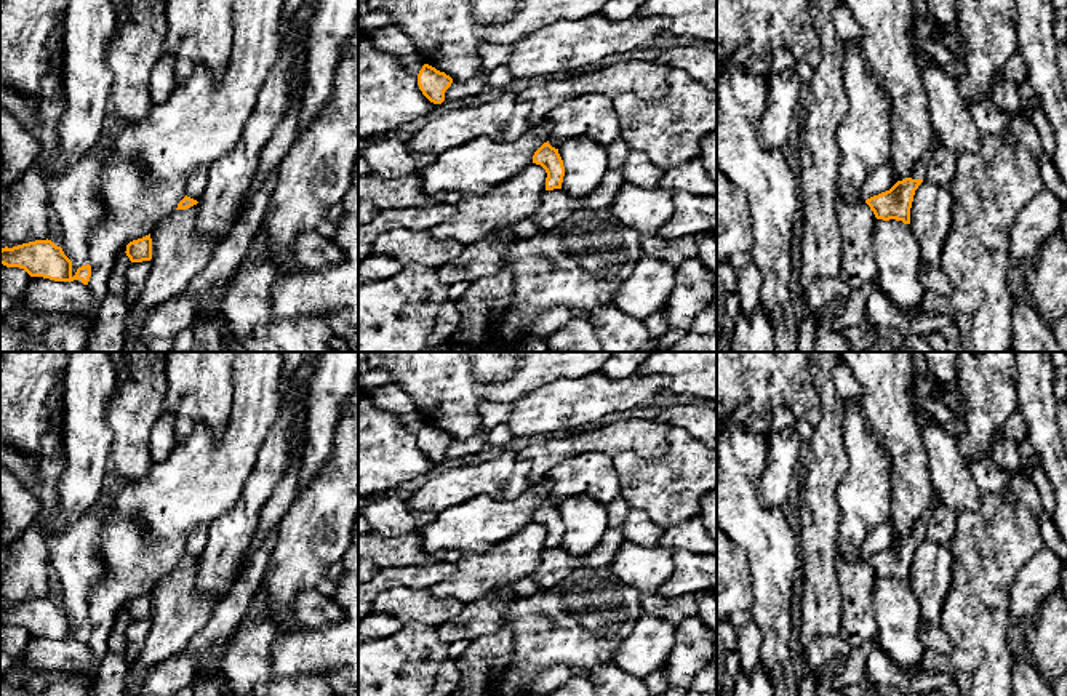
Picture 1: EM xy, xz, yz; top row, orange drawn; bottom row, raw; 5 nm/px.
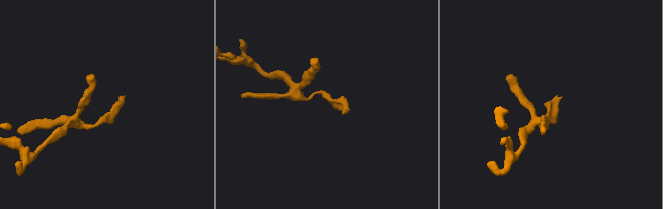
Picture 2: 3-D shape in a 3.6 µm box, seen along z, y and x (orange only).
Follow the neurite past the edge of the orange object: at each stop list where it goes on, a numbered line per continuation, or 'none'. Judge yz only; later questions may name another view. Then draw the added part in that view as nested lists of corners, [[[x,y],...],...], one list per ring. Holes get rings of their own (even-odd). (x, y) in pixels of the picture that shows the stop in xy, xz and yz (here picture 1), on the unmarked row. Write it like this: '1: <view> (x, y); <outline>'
1: yz (919, 530); [[[936,491],[933,493],[933,501],[931,501],[931,506],[923,512],[923,515],[920,517],[920,520],[915,523],[910,536],[912,538],[926,538],[926,525],[928,525],[928,520],[931,518],[933,515],[933,510],[941,504]]]

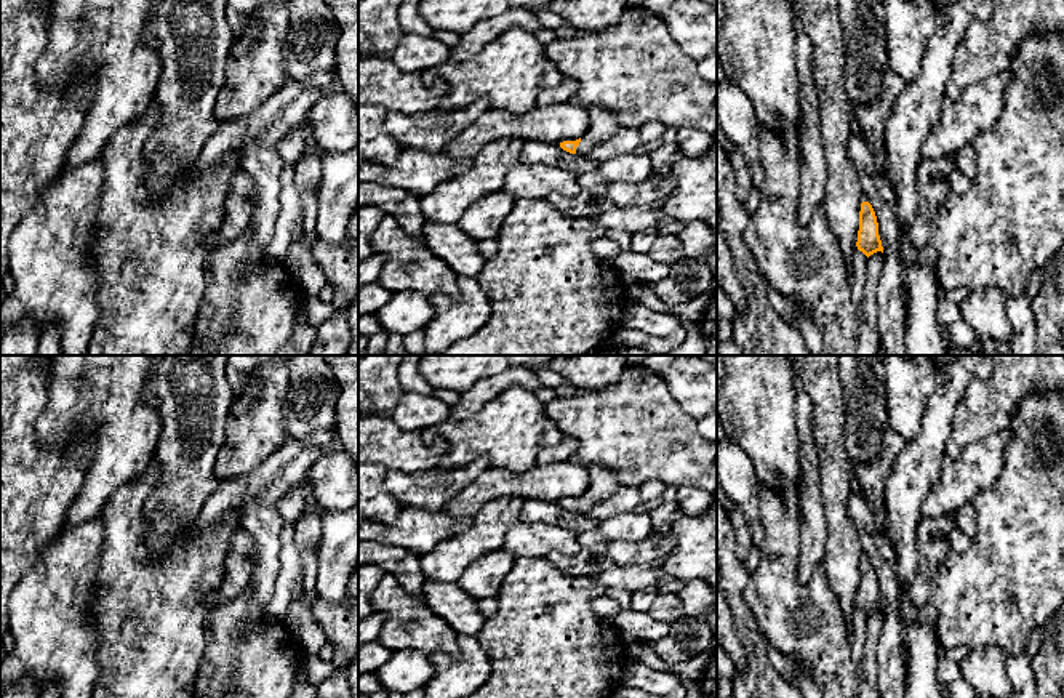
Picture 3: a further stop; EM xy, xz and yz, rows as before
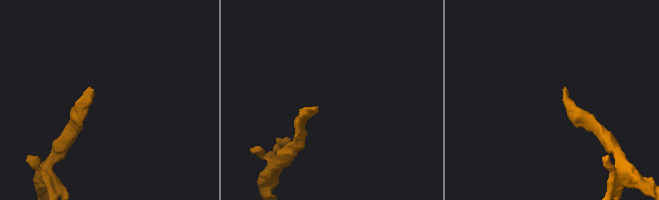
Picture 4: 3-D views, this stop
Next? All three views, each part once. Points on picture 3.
1: xz (604, 481); [[[589,466],[589,472],[590,485],[581,495],[581,501],[576,506],[576,512],[584,515],[587,515],[598,503],[622,487],[616,472],[606,466]]]

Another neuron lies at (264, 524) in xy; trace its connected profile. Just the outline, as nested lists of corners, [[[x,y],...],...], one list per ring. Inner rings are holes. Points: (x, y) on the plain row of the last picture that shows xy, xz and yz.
[[[250,499],[245,503],[240,525],[254,541],[256,564],[248,581],[248,588],[253,591],[248,621],[256,623],[274,596],[280,570],[280,532],[283,520],[277,503],[262,506],[259,499]]]

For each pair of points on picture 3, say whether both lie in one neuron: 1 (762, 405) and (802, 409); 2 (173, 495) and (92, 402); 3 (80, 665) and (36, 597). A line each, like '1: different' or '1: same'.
1: different
2: different
3: same

